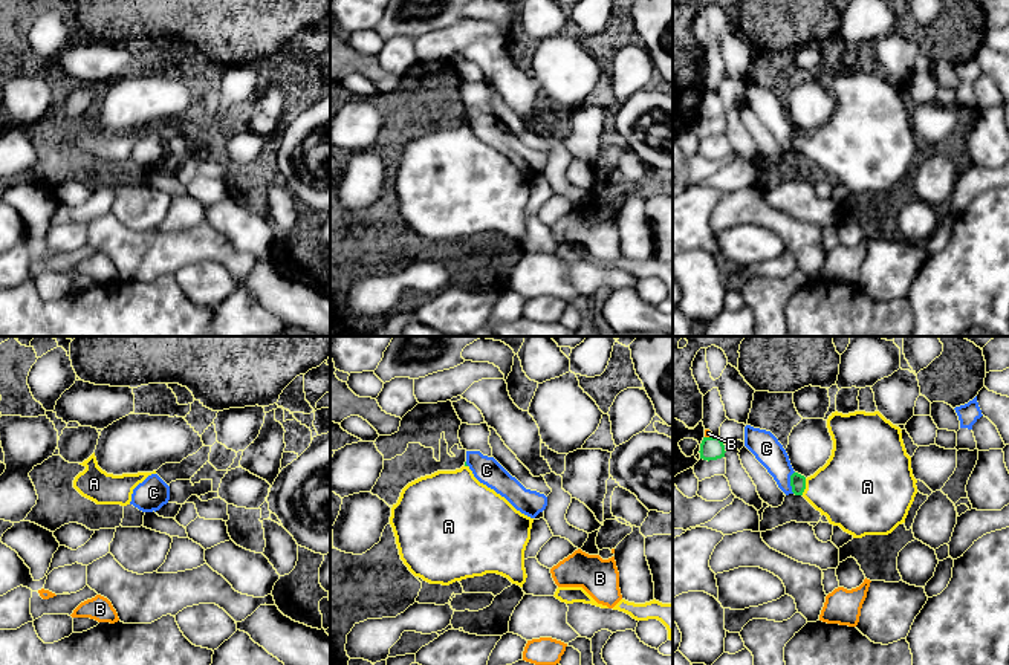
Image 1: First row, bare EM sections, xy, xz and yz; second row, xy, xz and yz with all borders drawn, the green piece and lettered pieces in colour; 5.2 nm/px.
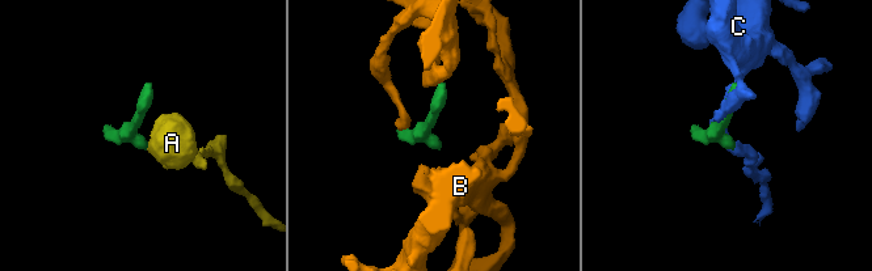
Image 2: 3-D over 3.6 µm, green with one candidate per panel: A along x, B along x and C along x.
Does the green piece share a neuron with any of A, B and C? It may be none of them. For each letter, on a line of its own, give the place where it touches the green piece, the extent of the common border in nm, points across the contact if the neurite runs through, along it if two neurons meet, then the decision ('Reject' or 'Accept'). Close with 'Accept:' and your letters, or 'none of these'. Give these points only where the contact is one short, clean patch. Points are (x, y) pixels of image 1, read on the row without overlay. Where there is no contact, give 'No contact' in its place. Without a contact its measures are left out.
A: Touches green at yz (804, 144). Shared border 90 nm. Path across: yz (797, 138), (804, 144), (815, 147), (852, 147). Accept
B: Touches green at yz (710, 95). Shared border 60 nm. Boundary: yz (705, 94), (714, 95). Reject
C: Touches green at yz (791, 139). Shared border 120 nm. Reject
Accept: A

